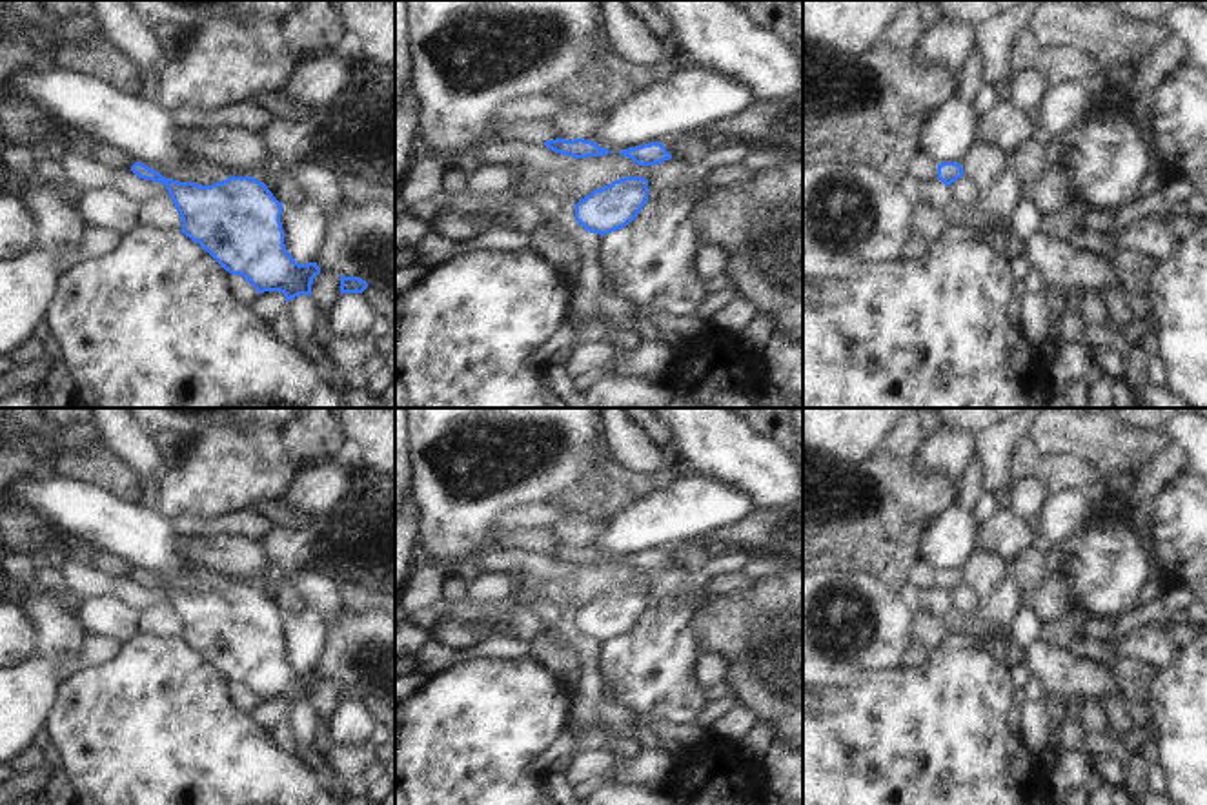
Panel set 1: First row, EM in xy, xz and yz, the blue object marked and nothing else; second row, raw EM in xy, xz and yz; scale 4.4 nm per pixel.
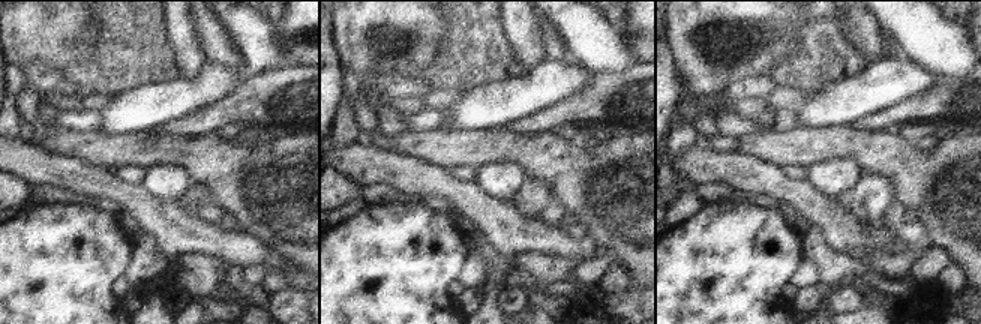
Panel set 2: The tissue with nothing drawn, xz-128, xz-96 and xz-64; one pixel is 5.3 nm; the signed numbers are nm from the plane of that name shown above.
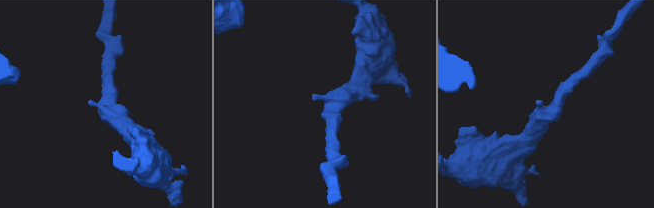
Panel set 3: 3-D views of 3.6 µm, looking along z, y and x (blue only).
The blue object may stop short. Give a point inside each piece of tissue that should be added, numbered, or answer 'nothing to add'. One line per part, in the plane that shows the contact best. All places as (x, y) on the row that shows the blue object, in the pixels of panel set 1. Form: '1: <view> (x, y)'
nothing to add

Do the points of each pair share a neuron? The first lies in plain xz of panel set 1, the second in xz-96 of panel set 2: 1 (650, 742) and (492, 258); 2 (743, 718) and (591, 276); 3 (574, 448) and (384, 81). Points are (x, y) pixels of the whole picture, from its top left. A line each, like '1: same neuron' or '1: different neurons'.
1: same neuron
2: same neuron
3: different neurons

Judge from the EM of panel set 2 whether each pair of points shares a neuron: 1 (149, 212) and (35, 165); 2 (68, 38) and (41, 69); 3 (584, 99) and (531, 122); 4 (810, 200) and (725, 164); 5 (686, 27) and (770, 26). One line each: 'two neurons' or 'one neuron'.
1: one neuron
2: two neurons
3: one neuron
4: one neuron
5: one neuron

